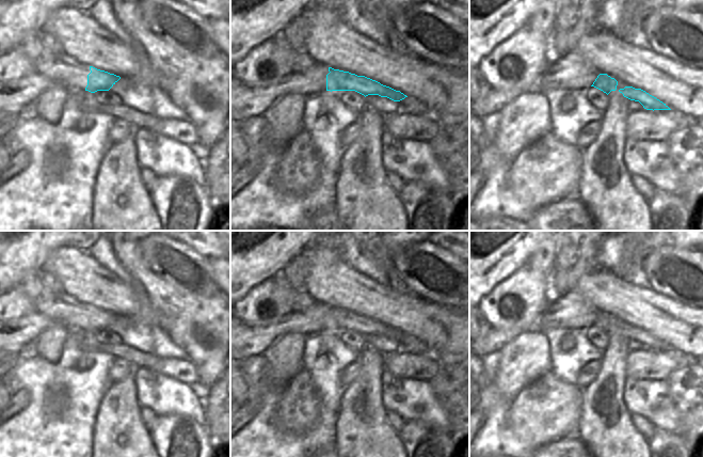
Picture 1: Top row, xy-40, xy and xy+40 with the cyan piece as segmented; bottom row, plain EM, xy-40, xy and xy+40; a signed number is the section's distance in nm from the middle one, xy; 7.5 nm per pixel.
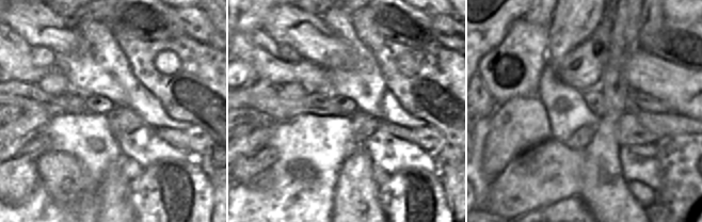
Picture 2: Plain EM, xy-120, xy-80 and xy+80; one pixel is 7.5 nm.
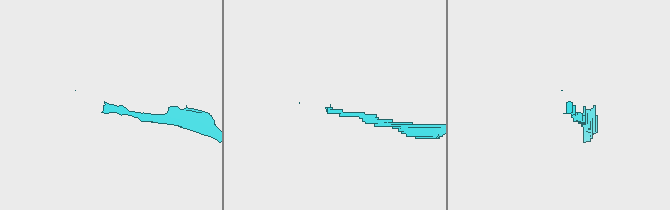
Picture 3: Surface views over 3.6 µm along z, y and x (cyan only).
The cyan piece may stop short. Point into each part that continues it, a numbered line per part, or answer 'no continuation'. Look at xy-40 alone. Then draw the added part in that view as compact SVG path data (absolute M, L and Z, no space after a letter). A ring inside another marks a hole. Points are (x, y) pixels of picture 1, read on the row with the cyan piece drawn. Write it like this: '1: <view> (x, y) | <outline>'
no continuation

